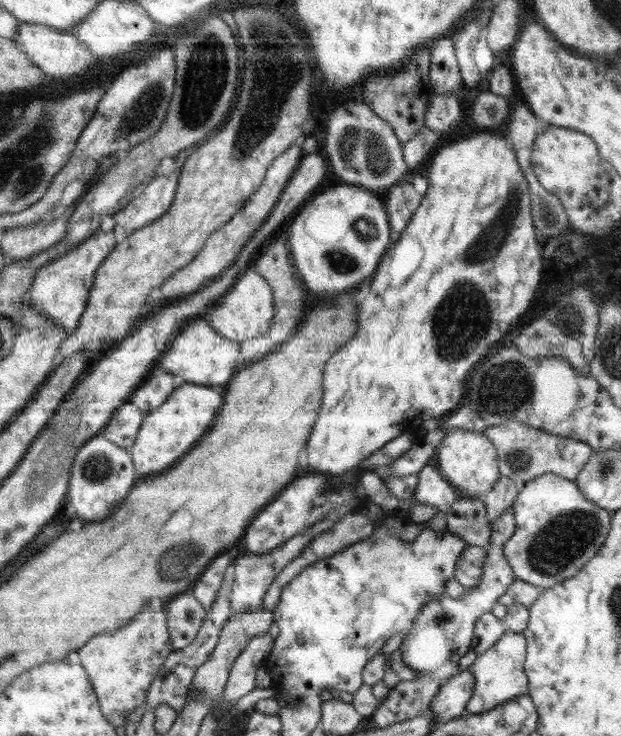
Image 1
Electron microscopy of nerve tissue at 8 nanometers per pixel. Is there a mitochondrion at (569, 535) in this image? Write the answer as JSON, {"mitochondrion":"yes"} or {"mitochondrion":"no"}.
{"mitochondrion":"yes"}

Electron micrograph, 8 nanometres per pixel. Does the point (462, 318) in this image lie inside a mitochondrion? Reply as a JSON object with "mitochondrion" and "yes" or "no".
{"mitochondrion":"yes"}

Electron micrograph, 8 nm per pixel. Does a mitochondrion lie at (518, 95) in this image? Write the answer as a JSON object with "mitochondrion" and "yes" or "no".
{"mitochondrion":"no"}

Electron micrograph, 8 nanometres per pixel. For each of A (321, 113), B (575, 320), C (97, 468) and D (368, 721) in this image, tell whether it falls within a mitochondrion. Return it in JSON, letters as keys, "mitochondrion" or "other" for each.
{"A":"other","B":"mitochondrion","C":"mitochondrion","D":"other"}

